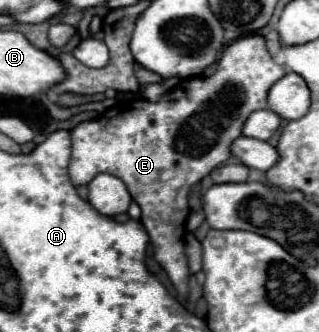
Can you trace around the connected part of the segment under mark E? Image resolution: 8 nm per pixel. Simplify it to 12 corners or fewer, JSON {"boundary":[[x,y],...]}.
{"boundary":[[266,39],[70,131],[68,175],[122,179],[188,297],[188,193],[286,75]]}

